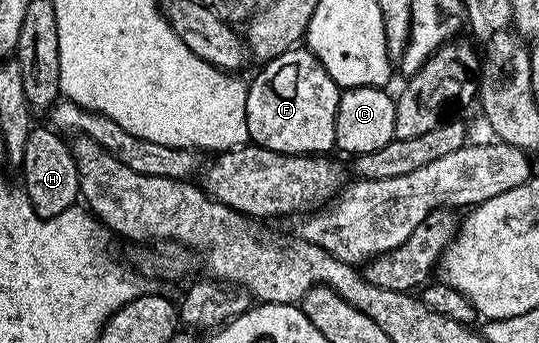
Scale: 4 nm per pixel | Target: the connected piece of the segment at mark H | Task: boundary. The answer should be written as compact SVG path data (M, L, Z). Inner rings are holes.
M48 125L39 126L30 129L27 136L27 148L23 152L19 173L25 177L23 189L38 216L54 218L59 216L59 212L67 212L67 208L78 205L81 192L79 172L70 143Z

